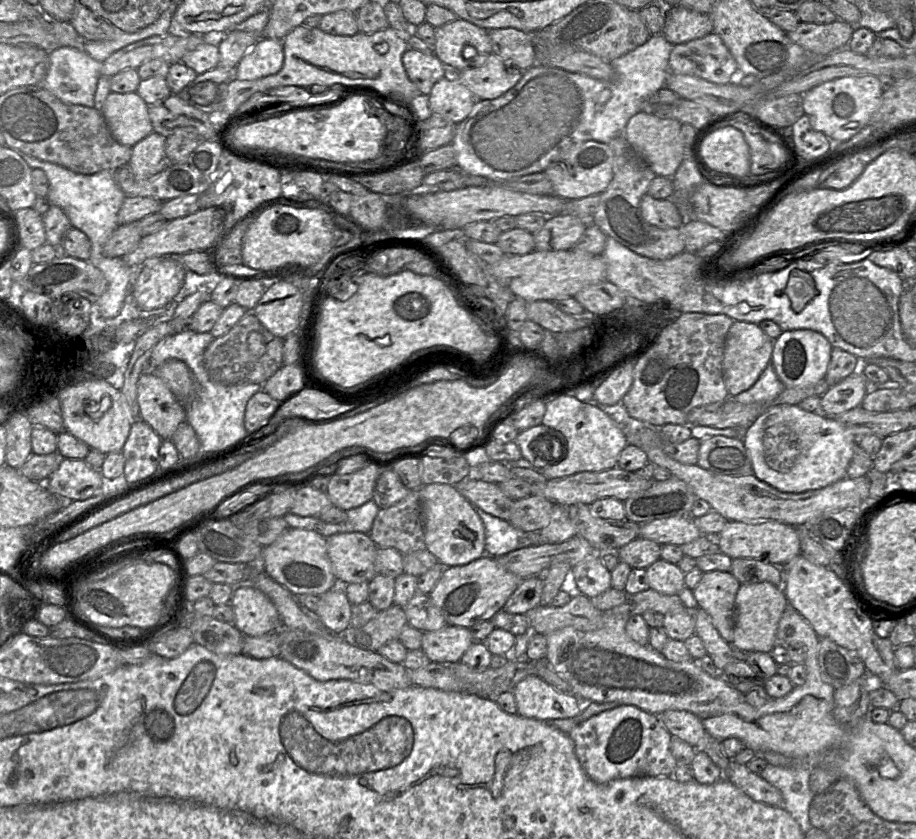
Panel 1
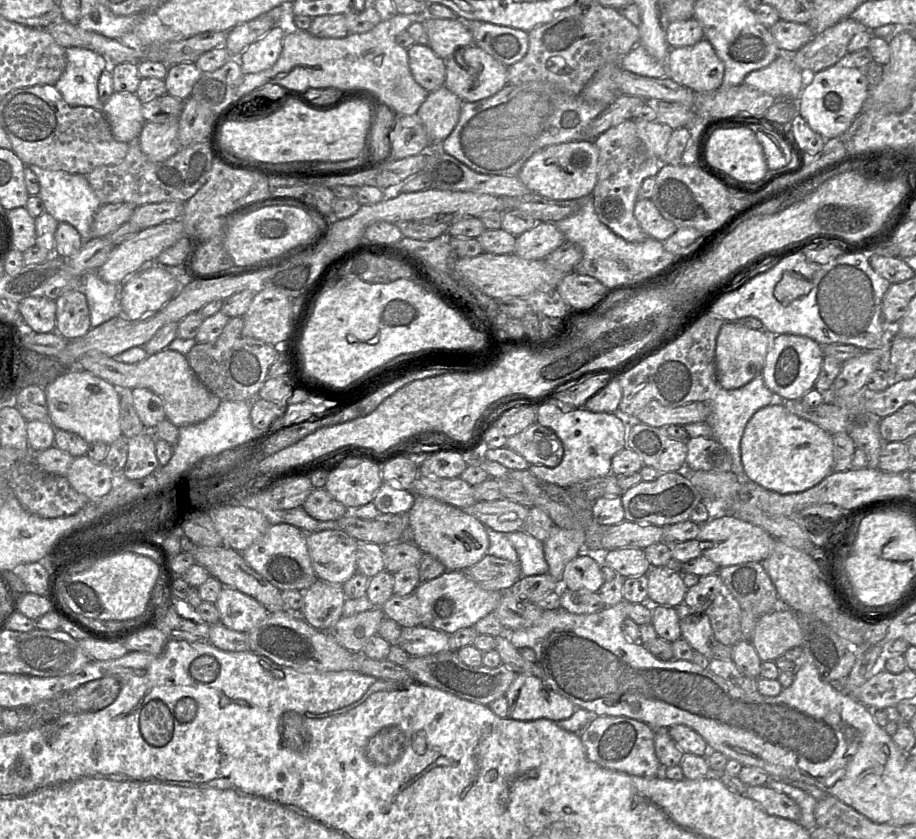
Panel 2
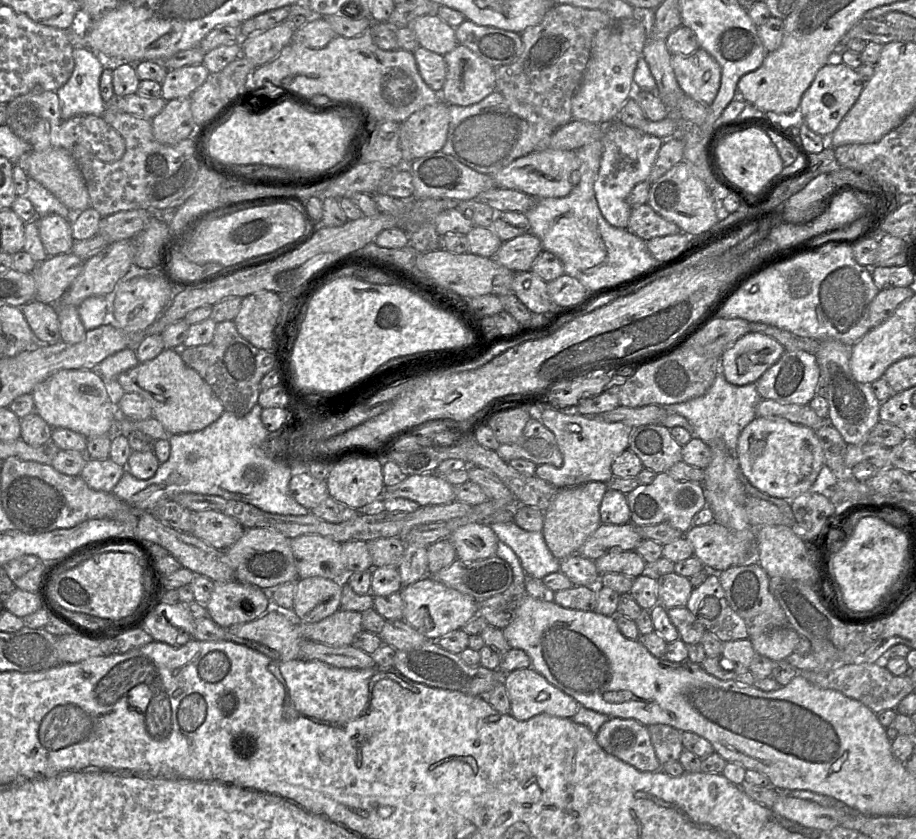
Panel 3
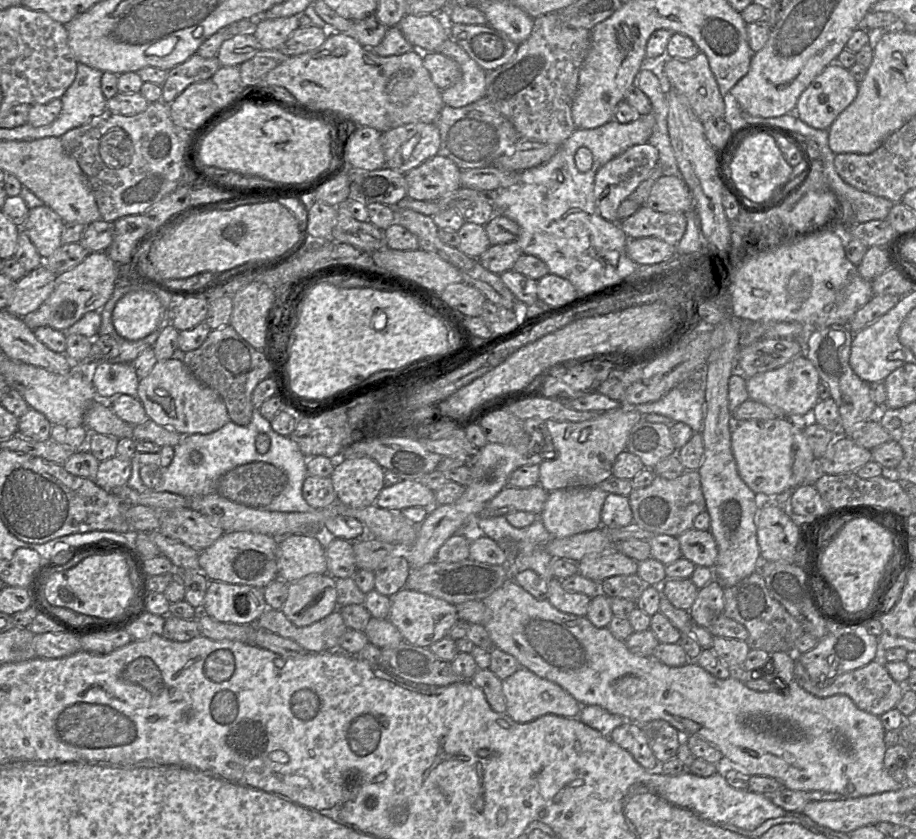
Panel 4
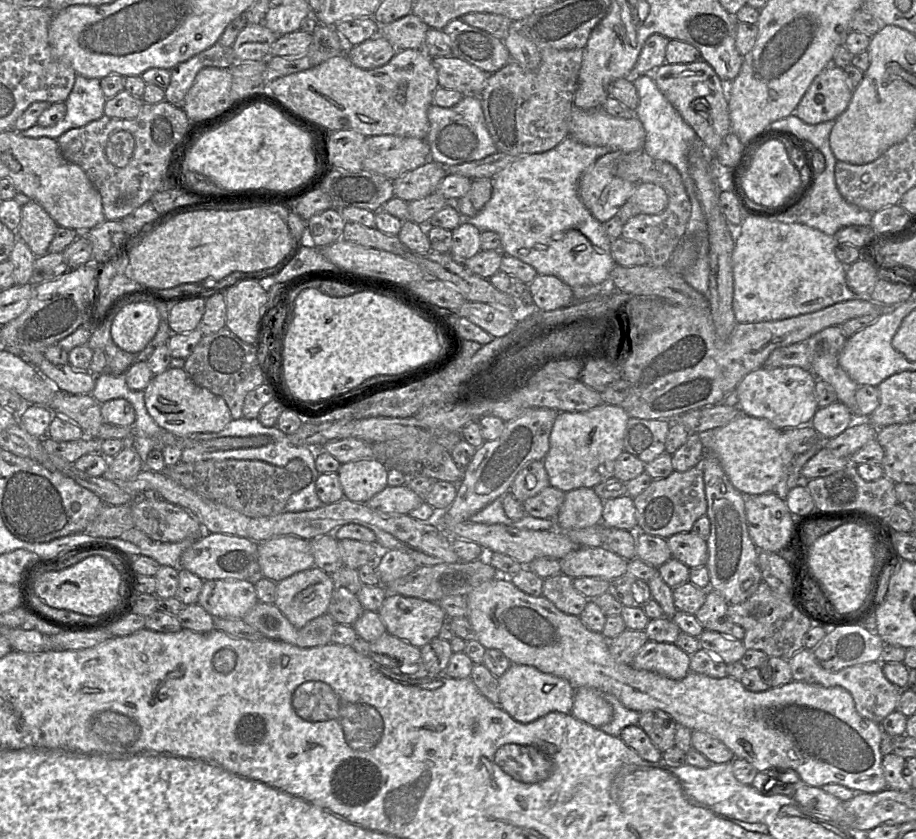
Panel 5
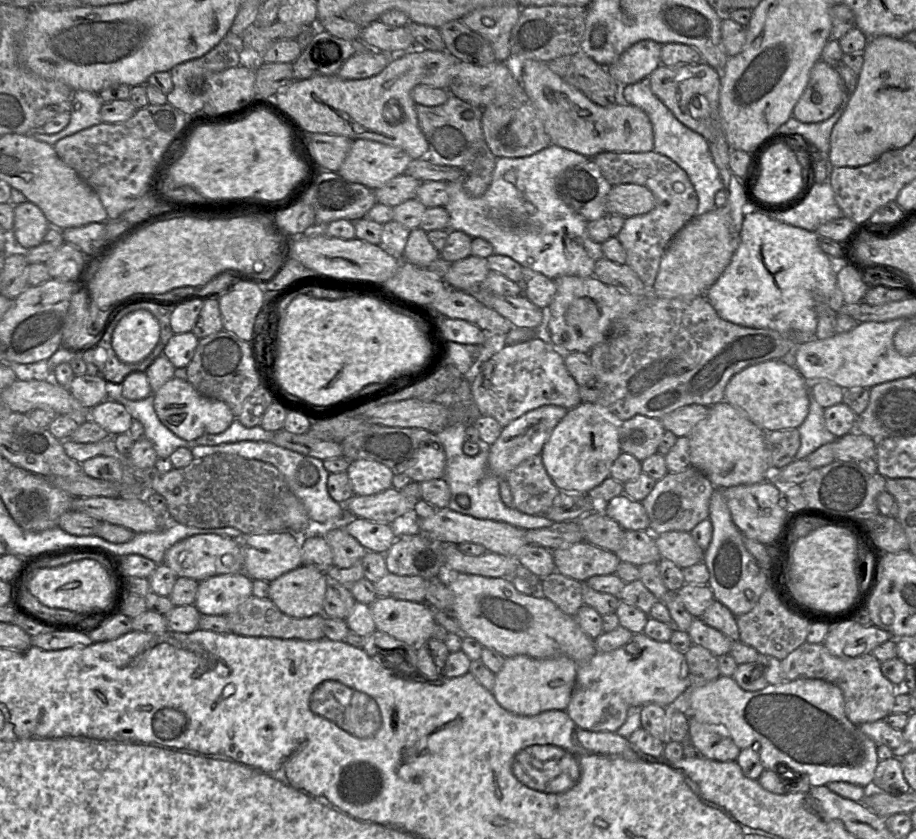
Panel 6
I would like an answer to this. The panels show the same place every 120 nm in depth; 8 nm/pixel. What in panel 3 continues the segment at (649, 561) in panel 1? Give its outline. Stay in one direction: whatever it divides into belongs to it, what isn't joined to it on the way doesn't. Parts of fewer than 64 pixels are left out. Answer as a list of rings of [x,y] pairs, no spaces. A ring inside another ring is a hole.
[[[635,550],[612,552],[595,560],[600,575],[620,573],[631,578],[637,578],[647,572],[648,564]]]

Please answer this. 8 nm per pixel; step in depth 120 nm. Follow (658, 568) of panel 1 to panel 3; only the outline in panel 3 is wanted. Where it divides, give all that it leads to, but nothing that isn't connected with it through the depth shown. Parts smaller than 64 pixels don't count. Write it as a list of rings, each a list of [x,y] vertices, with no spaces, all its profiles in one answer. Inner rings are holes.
[[[674,571],[657,577],[658,605],[666,609],[686,607],[692,590],[694,589],[689,578]]]

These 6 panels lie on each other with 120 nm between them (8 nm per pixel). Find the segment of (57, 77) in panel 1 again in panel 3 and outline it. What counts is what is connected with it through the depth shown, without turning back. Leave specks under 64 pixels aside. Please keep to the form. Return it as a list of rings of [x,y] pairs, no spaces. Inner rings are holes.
[[[75,47],[73,57],[75,61],[74,70],[69,80],[56,91],[60,101],[62,119],[67,120],[77,115],[86,114],[103,116],[106,103],[100,94],[100,78],[107,62],[85,47]]]

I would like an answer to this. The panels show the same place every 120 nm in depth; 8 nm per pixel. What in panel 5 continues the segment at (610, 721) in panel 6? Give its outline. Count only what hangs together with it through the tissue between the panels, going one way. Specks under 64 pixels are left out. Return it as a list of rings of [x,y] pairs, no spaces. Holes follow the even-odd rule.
[[[648,640],[634,657],[632,665],[671,679],[682,679],[690,672],[690,658],[676,643]],[[575,687],[574,703],[571,714],[594,727],[601,727],[609,723],[613,716],[613,709],[603,694],[589,687]]]

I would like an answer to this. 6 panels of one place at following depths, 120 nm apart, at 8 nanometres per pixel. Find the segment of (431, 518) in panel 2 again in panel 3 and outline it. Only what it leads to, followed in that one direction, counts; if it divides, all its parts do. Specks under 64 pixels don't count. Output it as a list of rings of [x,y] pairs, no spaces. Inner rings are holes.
[[[468,523],[456,529],[449,538],[455,547],[457,559],[482,560],[496,555],[498,537],[490,525]]]

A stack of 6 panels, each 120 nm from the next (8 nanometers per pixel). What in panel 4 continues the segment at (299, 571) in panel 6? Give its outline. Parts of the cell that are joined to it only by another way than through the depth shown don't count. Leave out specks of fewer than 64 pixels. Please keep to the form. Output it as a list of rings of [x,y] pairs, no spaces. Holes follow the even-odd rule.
[[[310,574],[288,583],[288,596],[281,609],[298,627],[309,626],[338,608],[336,580],[327,574]]]

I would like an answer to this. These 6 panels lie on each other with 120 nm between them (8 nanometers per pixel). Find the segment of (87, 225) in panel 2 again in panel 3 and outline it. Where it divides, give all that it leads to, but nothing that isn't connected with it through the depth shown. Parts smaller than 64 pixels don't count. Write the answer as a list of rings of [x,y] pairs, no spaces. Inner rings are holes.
[[[28,177],[28,188],[23,196],[30,200],[37,217],[57,214],[68,221],[73,220],[75,212],[69,210],[57,197],[33,178]]]

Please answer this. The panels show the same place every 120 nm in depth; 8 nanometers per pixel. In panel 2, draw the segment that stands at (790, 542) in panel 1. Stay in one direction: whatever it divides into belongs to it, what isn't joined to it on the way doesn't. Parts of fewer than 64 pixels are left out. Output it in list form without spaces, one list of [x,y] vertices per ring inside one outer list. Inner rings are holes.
[[[718,514],[702,524],[696,539],[700,543],[702,555],[719,567],[762,562],[772,553],[776,542],[776,539],[761,527],[732,514]]]

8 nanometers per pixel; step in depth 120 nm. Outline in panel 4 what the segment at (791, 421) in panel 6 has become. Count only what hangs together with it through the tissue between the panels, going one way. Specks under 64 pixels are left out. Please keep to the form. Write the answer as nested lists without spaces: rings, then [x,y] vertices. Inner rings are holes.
[[[802,354],[774,370],[759,373],[746,379],[749,399],[776,407],[791,420],[805,420],[819,401],[820,377],[813,363]]]

